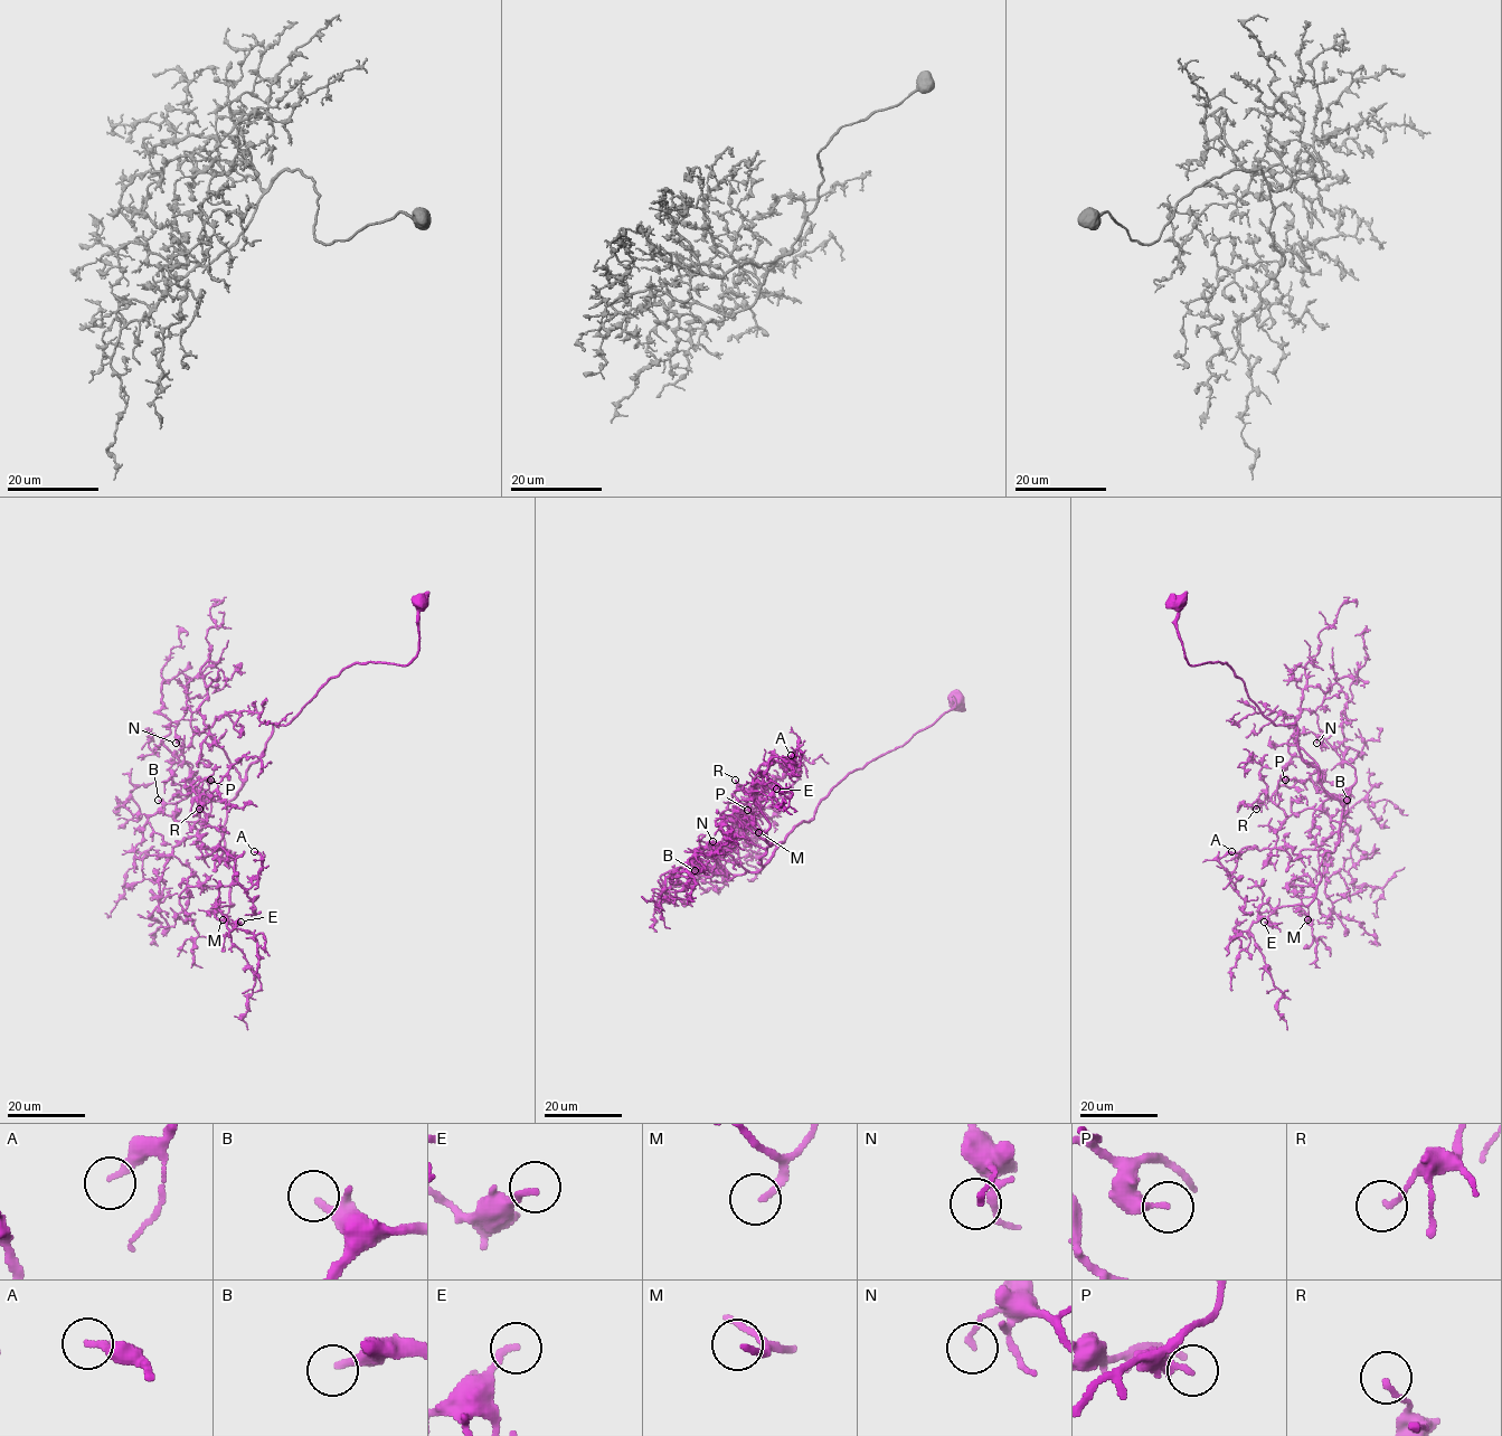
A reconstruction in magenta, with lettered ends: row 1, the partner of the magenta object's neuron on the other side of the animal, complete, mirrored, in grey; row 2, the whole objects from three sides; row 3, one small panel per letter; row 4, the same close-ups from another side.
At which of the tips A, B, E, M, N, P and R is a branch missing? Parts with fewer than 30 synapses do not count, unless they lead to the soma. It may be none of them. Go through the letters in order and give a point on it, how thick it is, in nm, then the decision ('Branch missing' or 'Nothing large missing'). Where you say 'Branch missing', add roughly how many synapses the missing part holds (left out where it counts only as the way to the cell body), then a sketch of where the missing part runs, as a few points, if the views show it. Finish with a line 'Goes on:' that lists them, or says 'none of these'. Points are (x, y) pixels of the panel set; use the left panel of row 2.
A: Place: (254, 851). Thickness 200 nm. Nothing large missing
B: Place: (158, 800). Thickness 180 nm. Branch missing. Roughly 45 synapses. Course of what is missing: (158, 800), (148, 785), (151, 782), (163, 794), (167, 787)
E: Place: (241, 922). Thickness 180 nm. Nothing large missing
M: Place: (223, 919). Thickness 170 nm. Branch missing. Roughly 100 synapses. Course of what is missing: (223, 919), (214, 924), (215, 936), (206, 947), (207, 995), (234, 1028)
N: Place: (176, 743). Thickness 150 nm. Nothing large missing
P: Place: (210, 780). Thickness 280 nm. Nothing large missing
R: Place: (199, 809). Thickness 160 nm. Nothing large missing
Goes on: B, M

